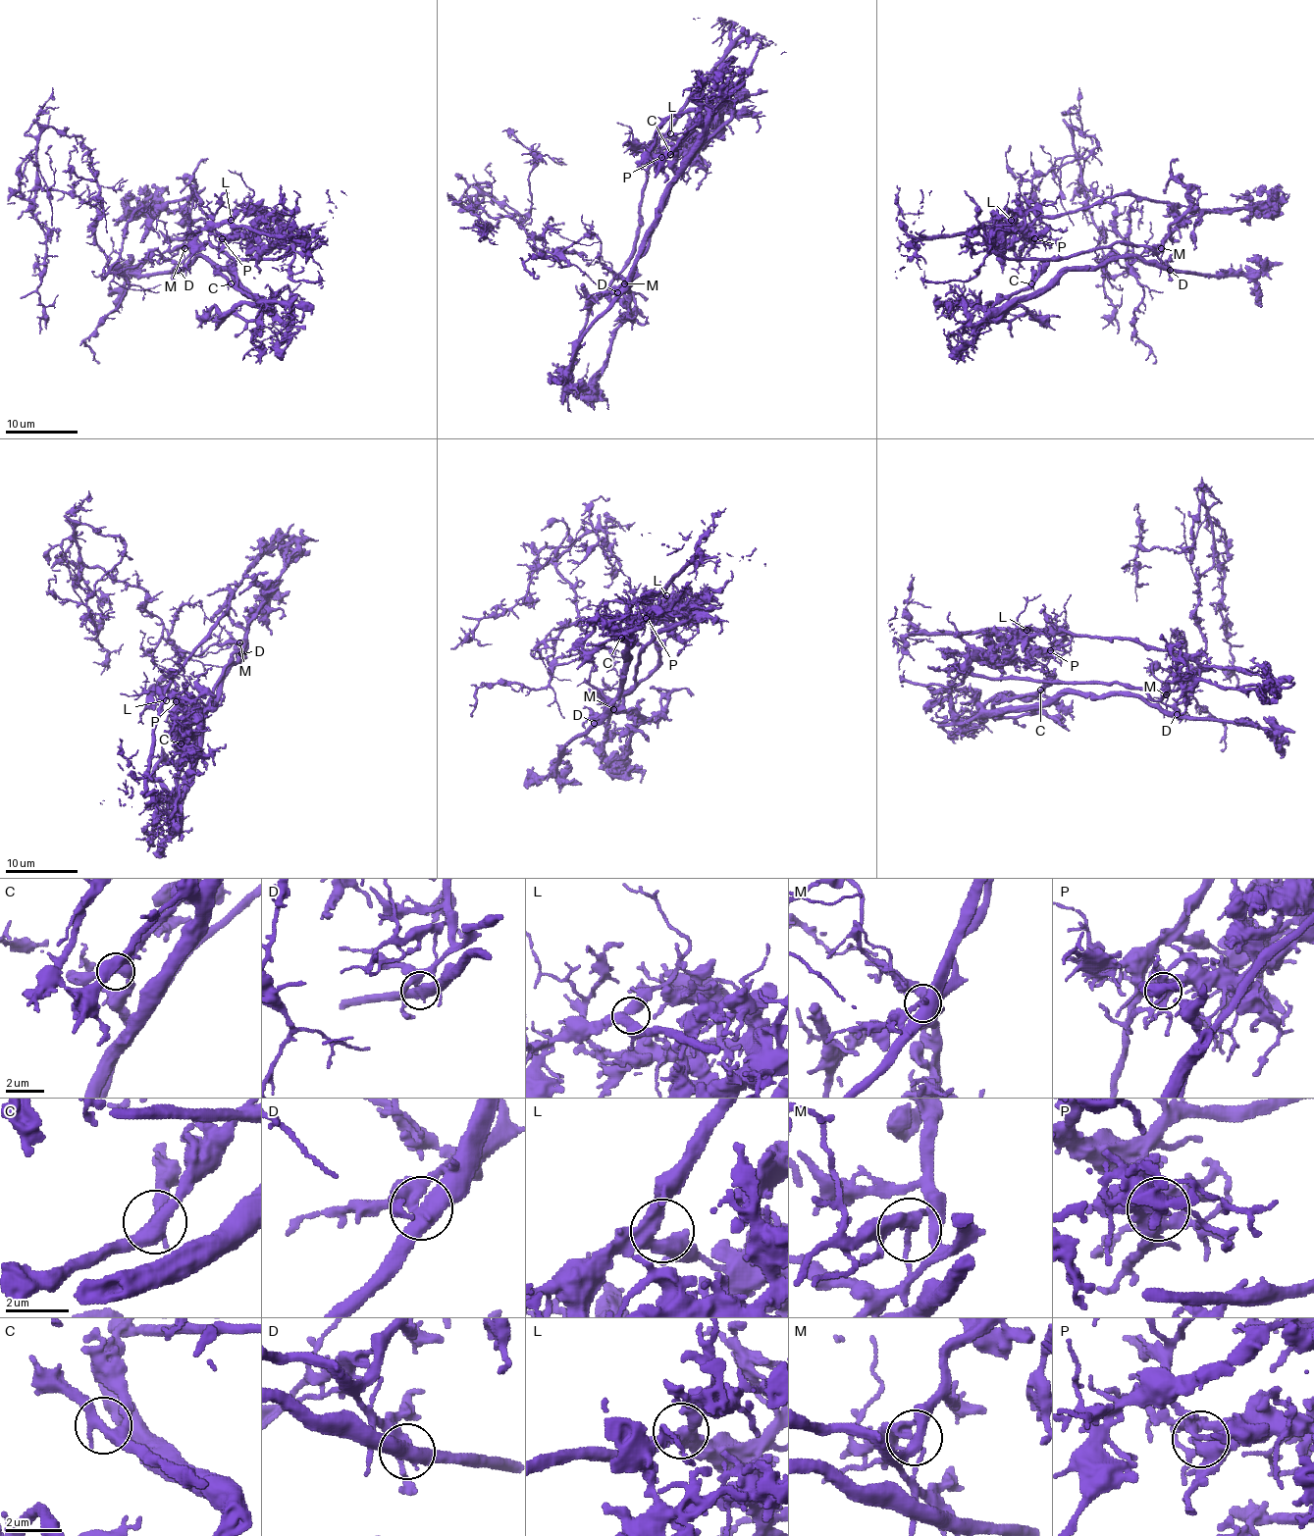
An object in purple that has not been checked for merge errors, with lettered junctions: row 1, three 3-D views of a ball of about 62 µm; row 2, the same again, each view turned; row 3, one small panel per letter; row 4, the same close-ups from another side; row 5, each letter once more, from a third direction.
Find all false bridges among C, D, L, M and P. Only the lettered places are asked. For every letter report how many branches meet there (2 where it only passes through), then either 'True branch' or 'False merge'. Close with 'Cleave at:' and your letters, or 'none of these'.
C: Branches: 3. True branch
D: Branches: 4. False merge
L: Branches: 3. True branch
M: Branches: 3. False merge
P: Branches: 9. False merge
Cleave at: D, M, P

